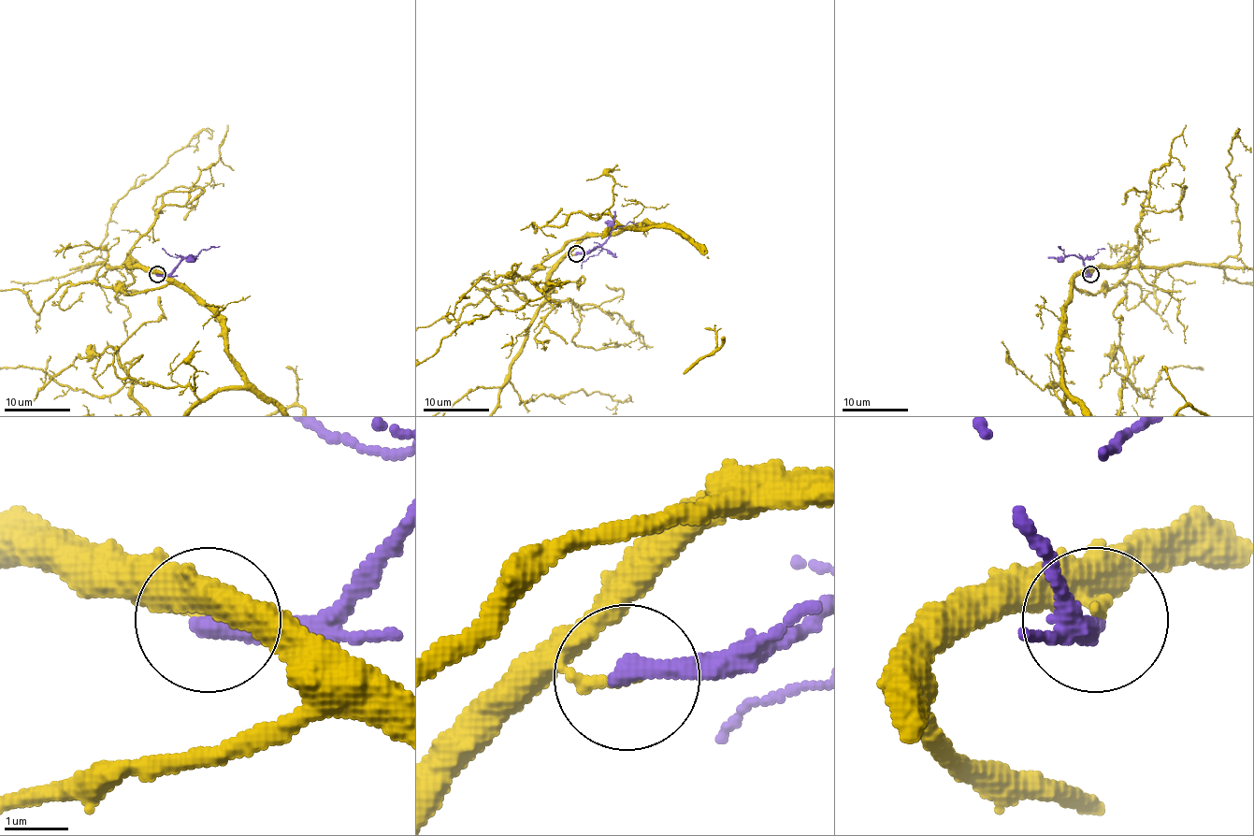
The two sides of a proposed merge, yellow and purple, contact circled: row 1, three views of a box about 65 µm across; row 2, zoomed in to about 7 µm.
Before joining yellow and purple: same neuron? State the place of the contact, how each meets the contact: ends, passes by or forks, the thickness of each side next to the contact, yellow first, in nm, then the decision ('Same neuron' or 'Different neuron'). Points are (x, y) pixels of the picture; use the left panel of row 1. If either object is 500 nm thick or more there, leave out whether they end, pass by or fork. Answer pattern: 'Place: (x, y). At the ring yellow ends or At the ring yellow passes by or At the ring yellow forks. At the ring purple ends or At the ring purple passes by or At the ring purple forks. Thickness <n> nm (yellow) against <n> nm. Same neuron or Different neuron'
Place: (157, 274). At the ring yellow ends. At the ring purple ends. Thickness 170 nm (yellow) against 340 nm. Different neuron

